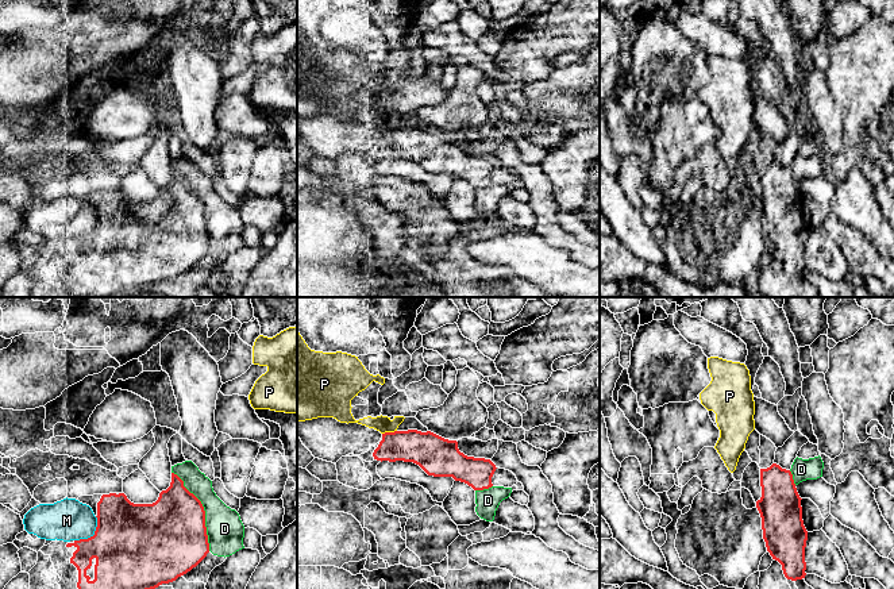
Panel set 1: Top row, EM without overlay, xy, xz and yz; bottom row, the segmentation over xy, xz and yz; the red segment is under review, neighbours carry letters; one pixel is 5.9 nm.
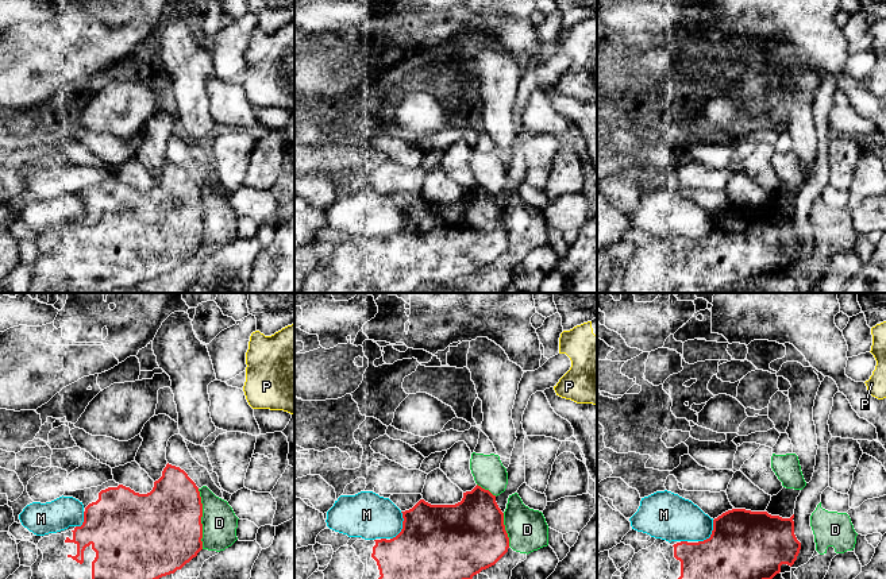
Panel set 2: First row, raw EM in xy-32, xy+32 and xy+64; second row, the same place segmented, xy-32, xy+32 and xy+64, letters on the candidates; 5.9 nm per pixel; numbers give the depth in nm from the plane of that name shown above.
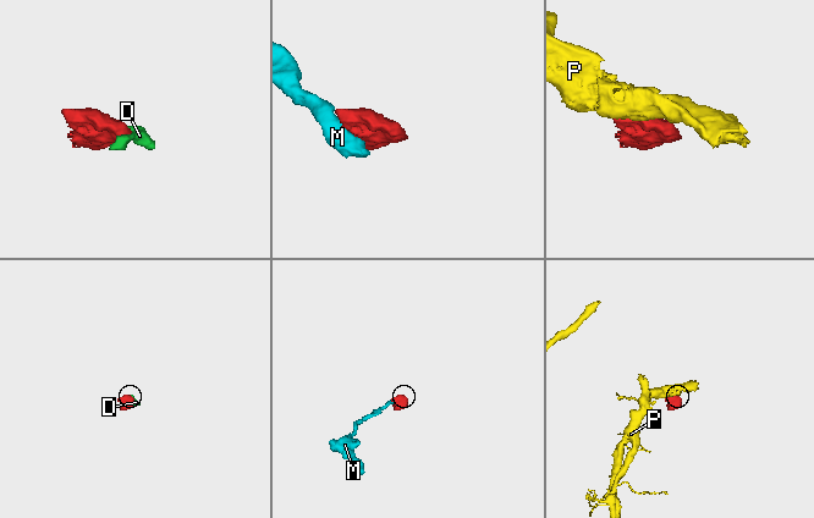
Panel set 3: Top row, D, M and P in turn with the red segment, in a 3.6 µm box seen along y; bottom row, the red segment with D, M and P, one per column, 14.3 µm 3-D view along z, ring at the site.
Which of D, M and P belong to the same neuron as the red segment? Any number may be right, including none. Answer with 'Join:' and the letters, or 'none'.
Join: none

